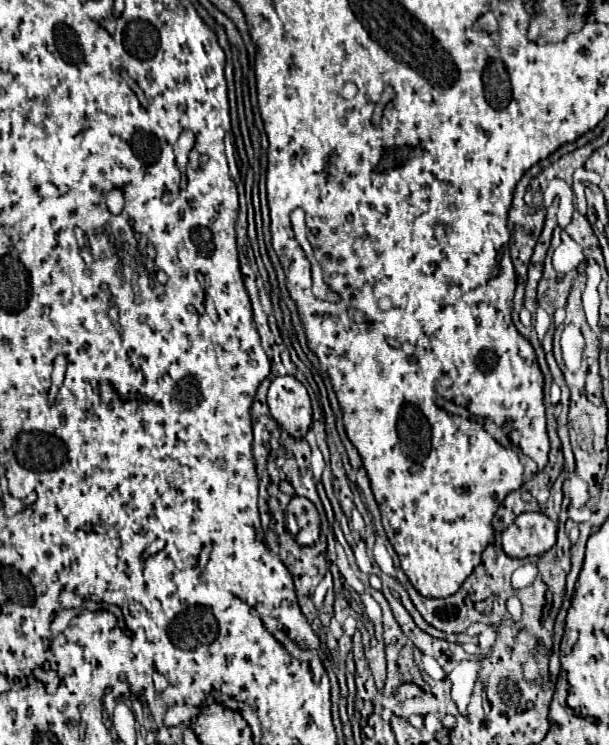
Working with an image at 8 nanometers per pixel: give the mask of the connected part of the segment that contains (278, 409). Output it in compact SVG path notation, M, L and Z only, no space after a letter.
M277 376L267 392L267 404L271 410L271 416L277 420L277 424L295 440L303 440L305 434L311 428L311 402L309 402L309 394L305 390L305 386L293 378L293 376Z

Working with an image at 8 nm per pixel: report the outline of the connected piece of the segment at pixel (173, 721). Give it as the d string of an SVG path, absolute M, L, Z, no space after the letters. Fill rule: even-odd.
M173 706L169 708L169 712L166 712L164 723L167 726L181 726L183 722L196 717L201 708L187 707L187 706Z

